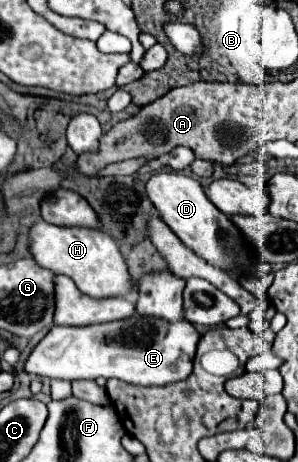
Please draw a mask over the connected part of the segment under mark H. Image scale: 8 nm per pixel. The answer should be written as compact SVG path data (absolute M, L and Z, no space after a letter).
M42 219L30 227L28 251L34 261L52 273L70 277L76 287L90 297L122 297L130 291L130 275L124 257L118 251L114 239L100 229L88 227L56 227Z

